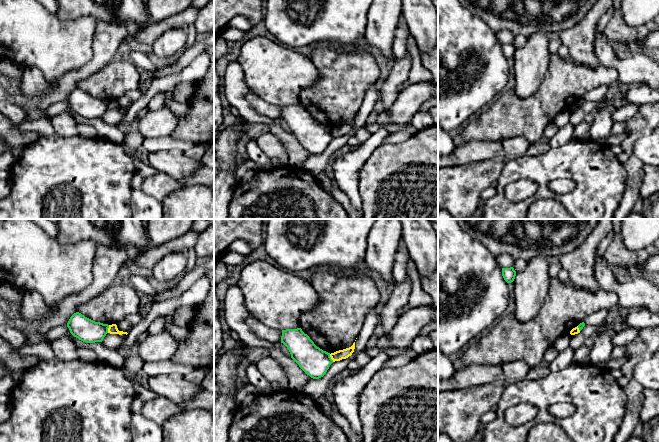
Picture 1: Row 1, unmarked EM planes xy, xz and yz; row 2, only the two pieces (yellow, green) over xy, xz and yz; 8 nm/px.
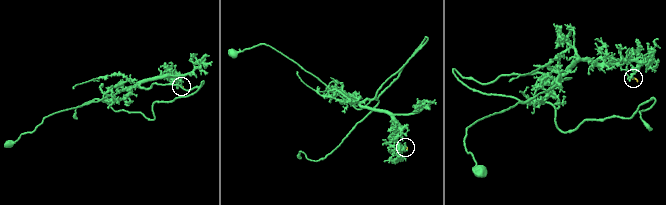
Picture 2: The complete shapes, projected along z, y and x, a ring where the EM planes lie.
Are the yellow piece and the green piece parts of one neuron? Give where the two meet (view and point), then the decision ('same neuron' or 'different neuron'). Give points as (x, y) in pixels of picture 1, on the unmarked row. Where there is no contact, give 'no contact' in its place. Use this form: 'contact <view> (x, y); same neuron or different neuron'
contact xy (108, 105); different neuron

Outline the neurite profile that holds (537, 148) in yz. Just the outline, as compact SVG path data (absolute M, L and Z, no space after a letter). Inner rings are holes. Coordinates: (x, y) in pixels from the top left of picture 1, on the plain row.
M541 141L531 144L528 150L526 151L526 155L539 155L548 152L551 149L548 143L543 143Z

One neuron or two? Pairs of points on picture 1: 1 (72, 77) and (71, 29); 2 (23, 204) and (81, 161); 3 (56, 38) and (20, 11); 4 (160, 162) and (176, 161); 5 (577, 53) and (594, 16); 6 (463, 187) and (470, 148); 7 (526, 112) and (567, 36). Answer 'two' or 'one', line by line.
1: two
2: one
3: one
4: one
5: one
6: two
7: two

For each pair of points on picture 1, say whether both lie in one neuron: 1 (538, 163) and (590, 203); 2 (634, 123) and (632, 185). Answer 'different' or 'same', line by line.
1: same
2: same

